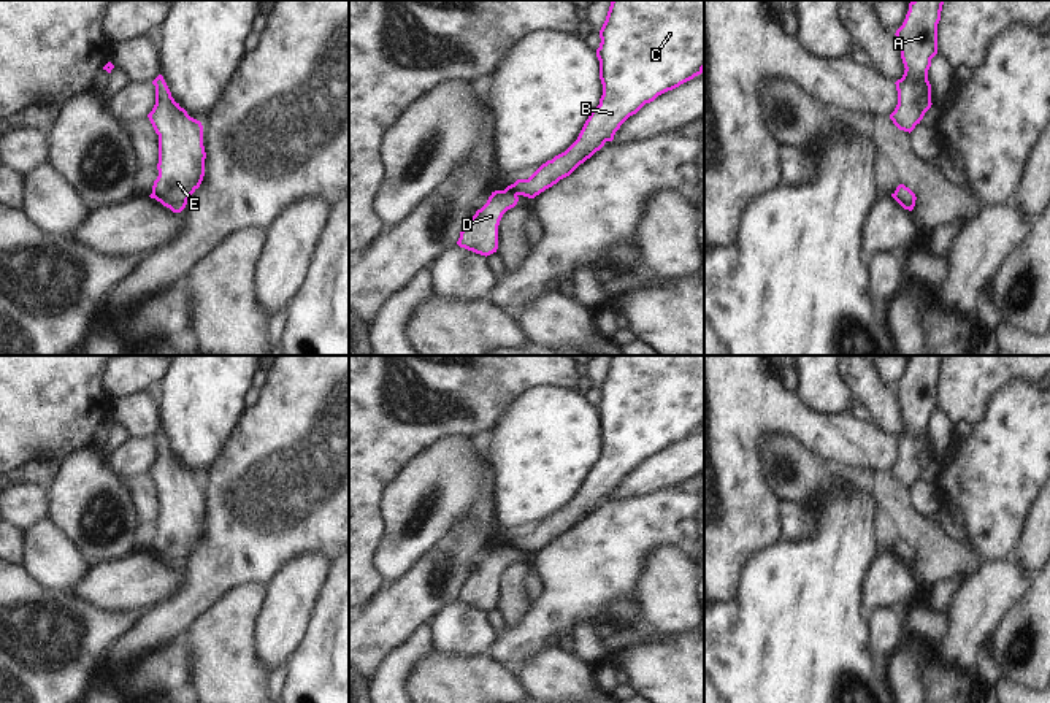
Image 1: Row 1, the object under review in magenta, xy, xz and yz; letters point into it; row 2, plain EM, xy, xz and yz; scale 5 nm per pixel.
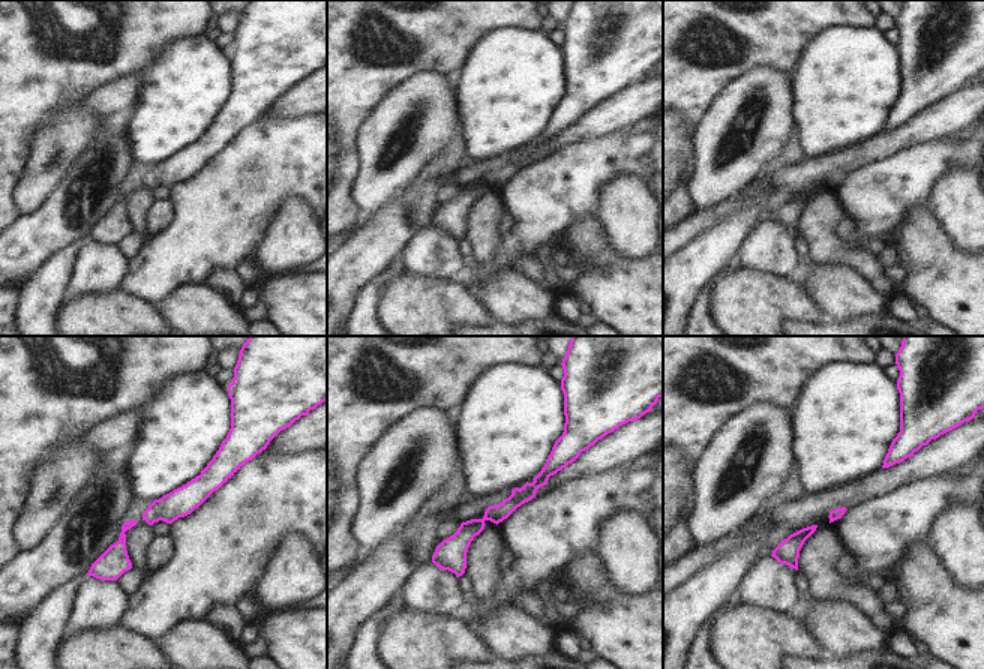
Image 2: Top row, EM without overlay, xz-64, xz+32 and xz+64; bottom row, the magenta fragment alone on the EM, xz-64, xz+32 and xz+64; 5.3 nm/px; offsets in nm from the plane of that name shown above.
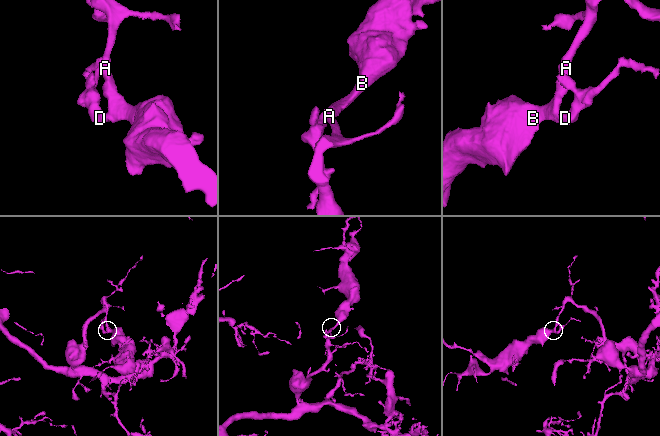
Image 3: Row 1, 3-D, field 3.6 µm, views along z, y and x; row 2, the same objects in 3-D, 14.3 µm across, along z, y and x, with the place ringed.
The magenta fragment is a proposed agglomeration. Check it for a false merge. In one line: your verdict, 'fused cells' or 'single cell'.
fused cells

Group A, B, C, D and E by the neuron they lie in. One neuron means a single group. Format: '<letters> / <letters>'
A B C E / D

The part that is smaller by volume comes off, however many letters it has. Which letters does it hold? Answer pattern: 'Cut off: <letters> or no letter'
Cut off: D.

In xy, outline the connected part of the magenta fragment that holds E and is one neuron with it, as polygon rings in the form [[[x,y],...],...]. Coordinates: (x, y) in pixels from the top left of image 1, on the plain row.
[[[162,430],[152,440],[155,460],[148,473],[159,490],[159,532],[151,551],[181,568],[205,532],[203,481],[174,457]]]

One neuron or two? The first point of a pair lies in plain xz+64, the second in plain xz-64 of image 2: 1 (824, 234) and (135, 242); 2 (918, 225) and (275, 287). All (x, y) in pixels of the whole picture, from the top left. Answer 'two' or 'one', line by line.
1: two
2: one

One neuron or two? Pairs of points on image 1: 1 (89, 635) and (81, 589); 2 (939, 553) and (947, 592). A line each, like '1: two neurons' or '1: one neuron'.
1: two neurons
2: two neurons

